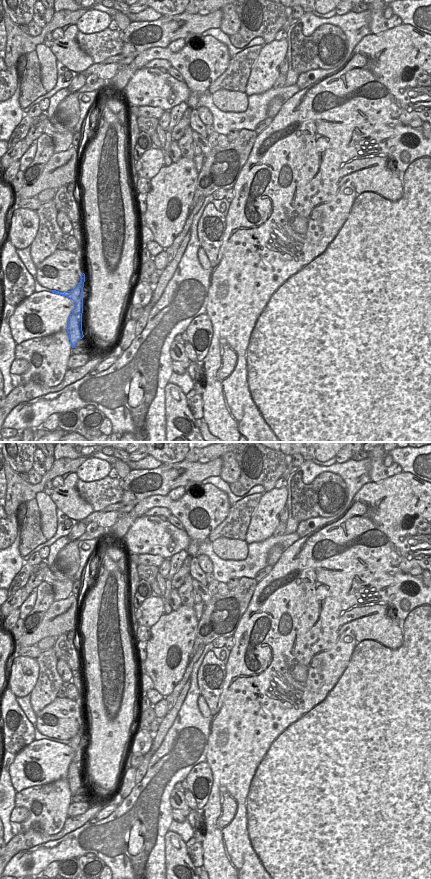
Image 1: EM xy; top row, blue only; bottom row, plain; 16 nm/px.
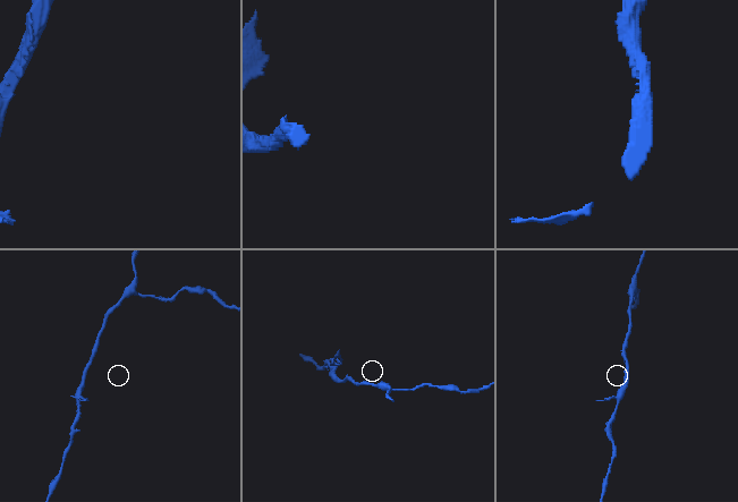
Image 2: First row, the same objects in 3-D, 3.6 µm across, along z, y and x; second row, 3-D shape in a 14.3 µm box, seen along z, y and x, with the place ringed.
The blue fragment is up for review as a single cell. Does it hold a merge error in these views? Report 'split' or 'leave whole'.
split

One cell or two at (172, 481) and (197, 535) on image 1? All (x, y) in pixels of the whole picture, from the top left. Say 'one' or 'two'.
two

